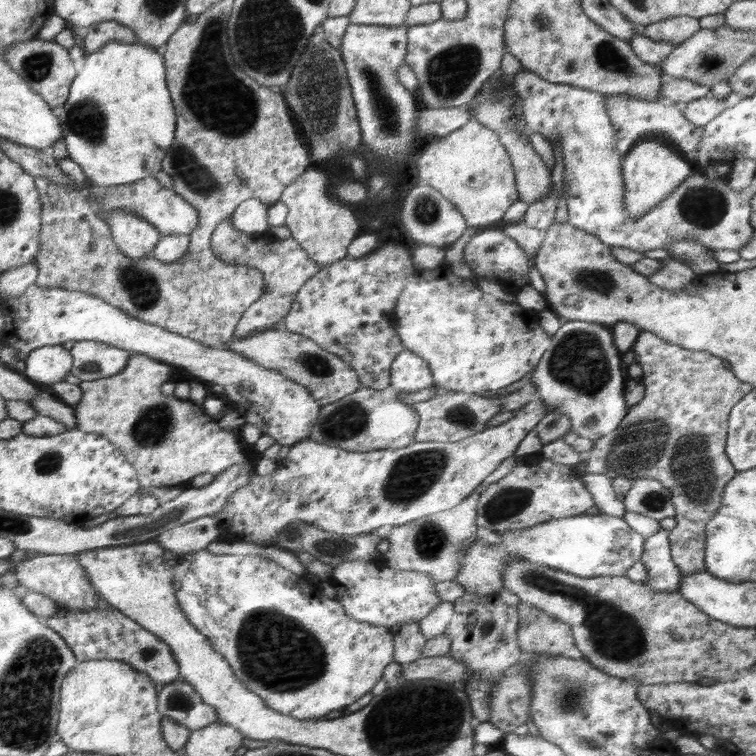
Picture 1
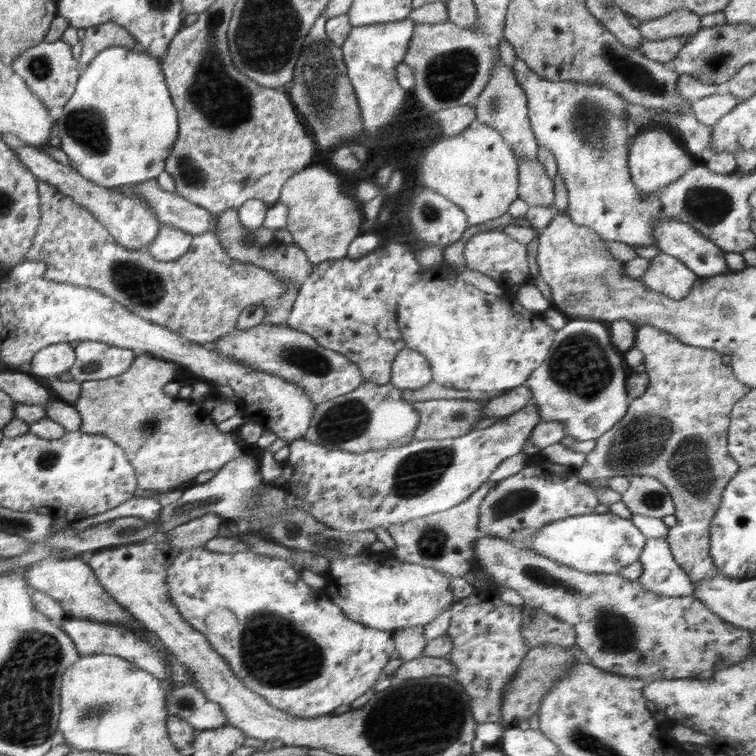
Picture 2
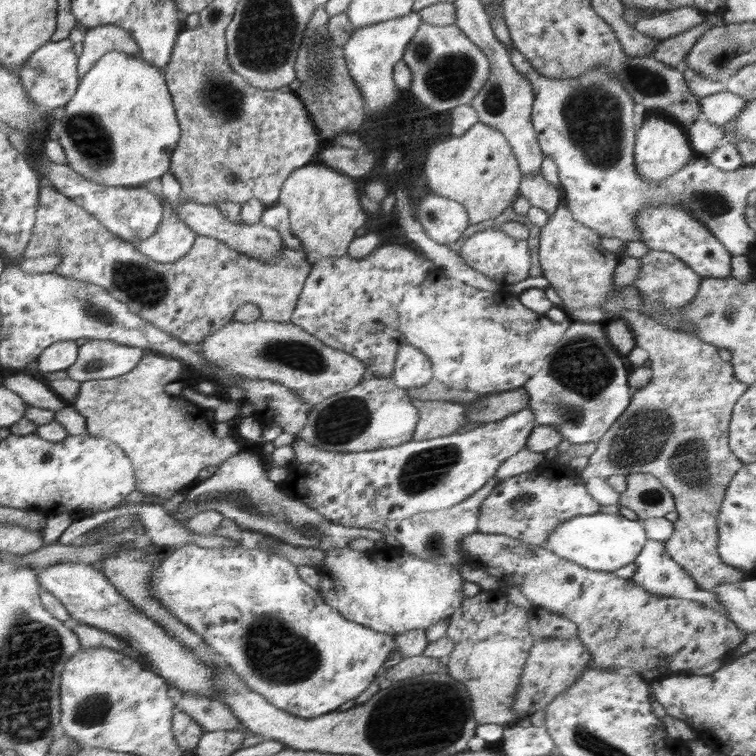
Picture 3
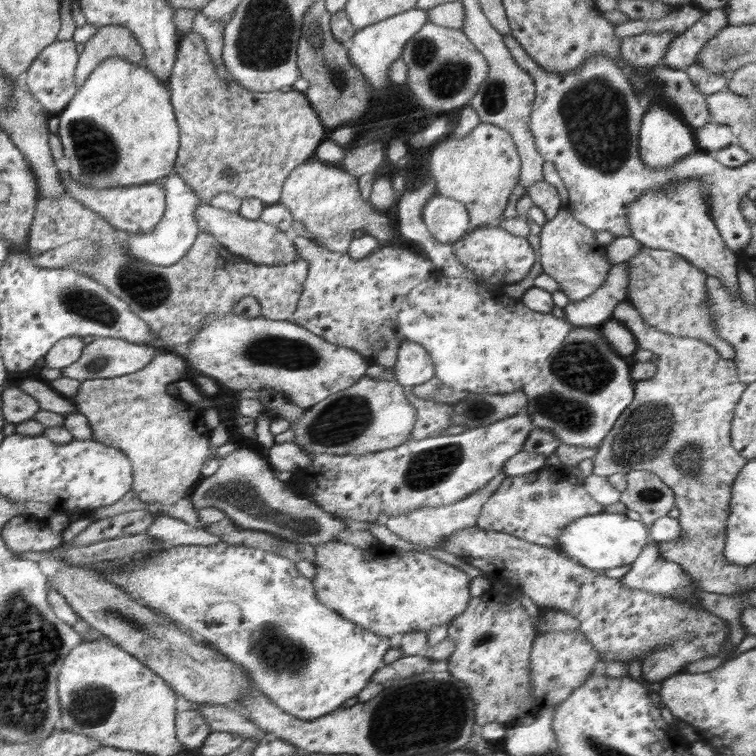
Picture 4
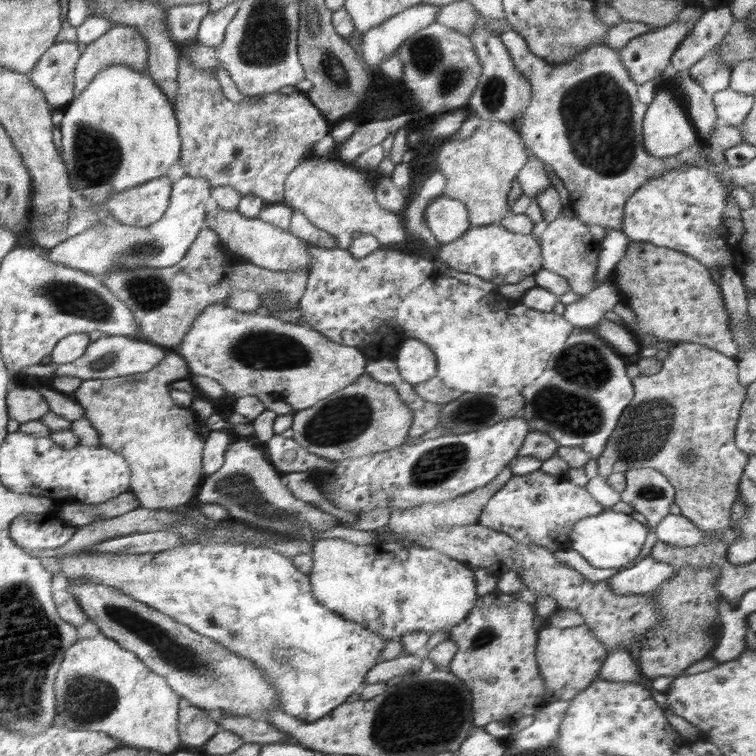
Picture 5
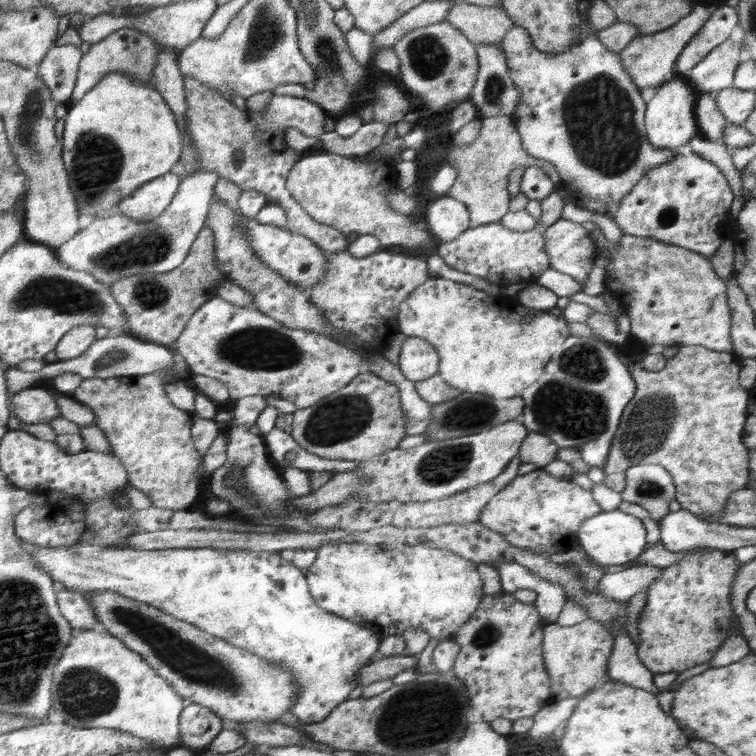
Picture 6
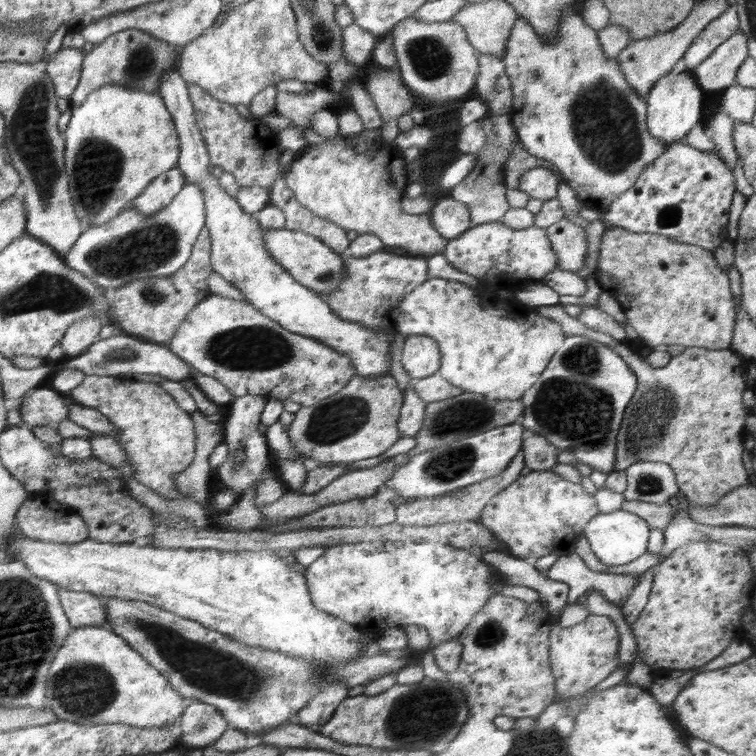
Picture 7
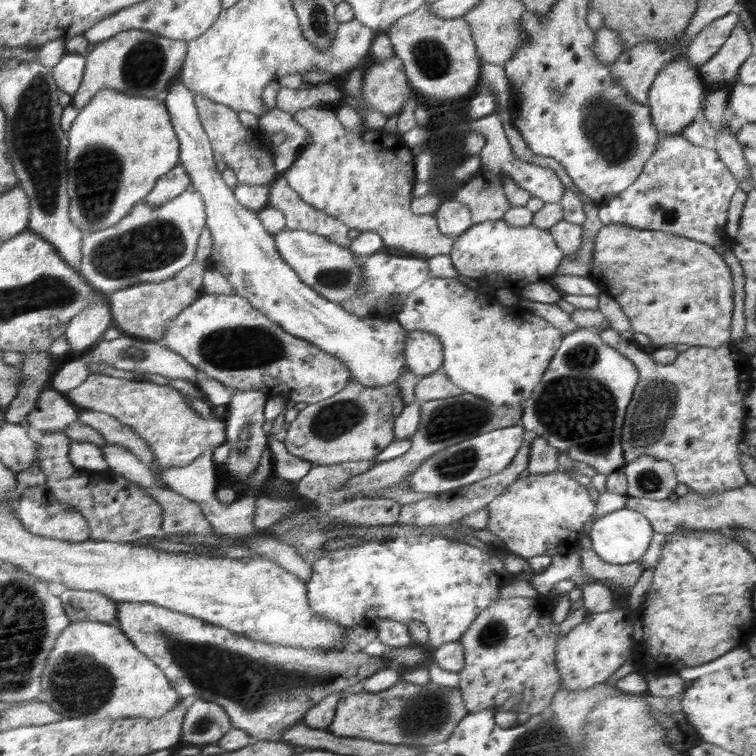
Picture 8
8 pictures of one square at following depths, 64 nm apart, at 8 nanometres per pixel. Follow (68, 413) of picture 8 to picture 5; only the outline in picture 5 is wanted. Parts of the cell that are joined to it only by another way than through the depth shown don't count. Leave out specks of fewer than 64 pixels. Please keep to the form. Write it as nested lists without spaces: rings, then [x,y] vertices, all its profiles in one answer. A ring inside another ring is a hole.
[[[12,386],[8,396],[9,418],[20,424],[42,420],[50,413],[44,396],[26,386]]]

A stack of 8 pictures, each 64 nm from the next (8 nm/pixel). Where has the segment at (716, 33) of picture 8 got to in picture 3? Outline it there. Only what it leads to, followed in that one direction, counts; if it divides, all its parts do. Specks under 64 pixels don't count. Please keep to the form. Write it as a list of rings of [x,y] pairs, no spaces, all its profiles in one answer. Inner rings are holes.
[[[703,21],[682,34],[661,39],[662,42],[656,44],[656,48],[654,48],[652,59],[667,65],[680,67],[686,60],[688,52],[698,42],[698,38],[711,28],[708,23]]]

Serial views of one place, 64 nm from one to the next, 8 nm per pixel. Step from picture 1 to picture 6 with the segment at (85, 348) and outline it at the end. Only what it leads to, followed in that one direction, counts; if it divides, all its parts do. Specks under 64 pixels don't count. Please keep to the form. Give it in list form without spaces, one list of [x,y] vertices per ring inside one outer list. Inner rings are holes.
[[[129,333],[100,338],[94,341],[81,356],[70,360],[56,361],[55,363],[46,363],[40,371],[24,372],[18,369],[17,366],[4,364],[9,396],[14,396],[18,392],[24,392],[24,390],[36,386],[39,380],[44,381],[44,378],[56,378],[58,375],[66,374],[67,372],[75,372],[83,378],[94,377],[102,379],[150,374],[157,370],[169,369],[173,365],[173,353],[167,345],[144,341]]]

